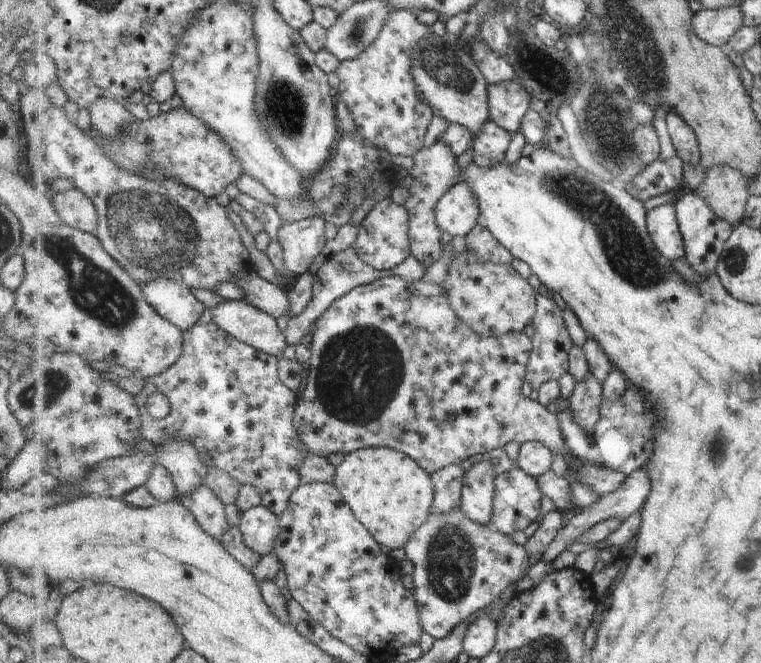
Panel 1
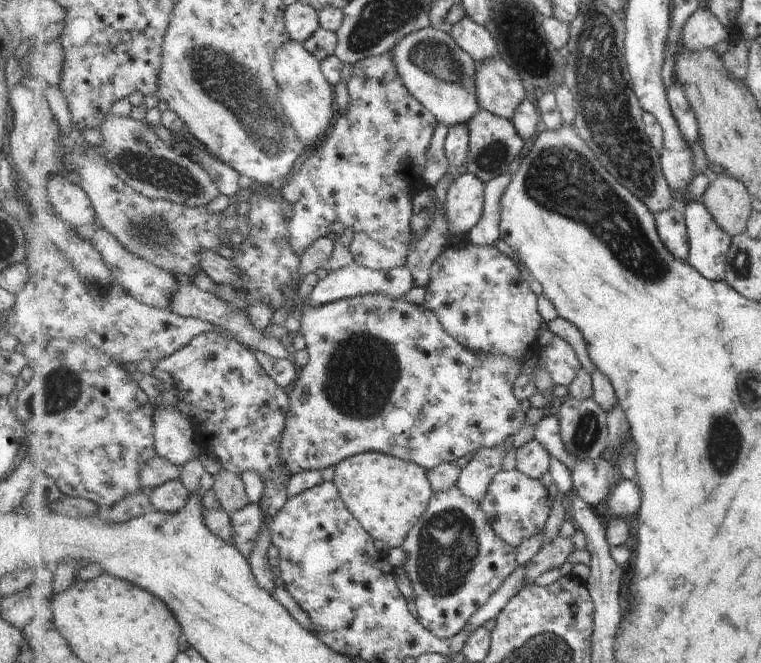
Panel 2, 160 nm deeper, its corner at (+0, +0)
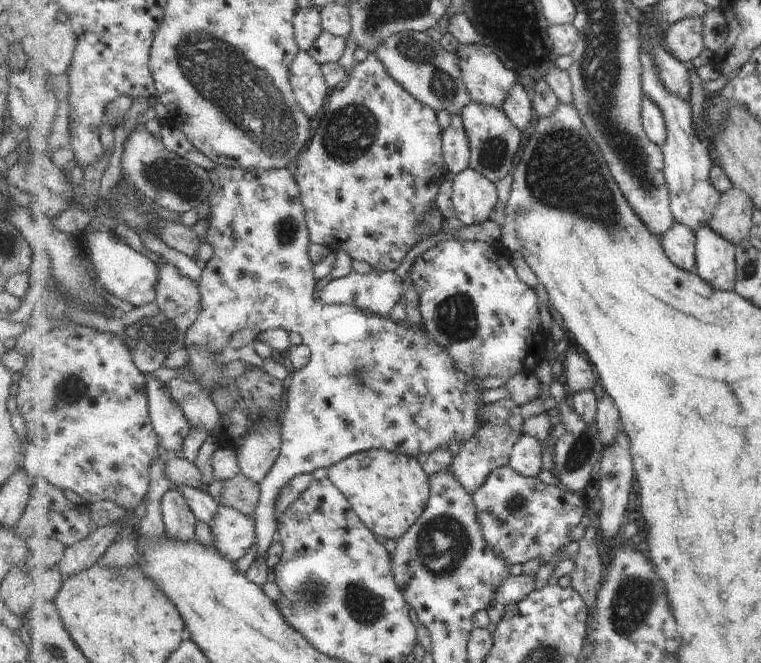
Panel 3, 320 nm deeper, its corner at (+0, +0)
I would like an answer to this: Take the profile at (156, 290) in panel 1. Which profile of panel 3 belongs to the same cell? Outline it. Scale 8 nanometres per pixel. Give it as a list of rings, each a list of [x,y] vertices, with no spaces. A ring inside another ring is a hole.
[[[90,229],[87,232],[86,241],[94,272],[107,292],[120,298],[123,302],[129,302],[133,307],[156,302],[159,274],[157,262],[135,252],[129,244],[125,244],[121,238],[118,238],[112,229],[107,231]]]

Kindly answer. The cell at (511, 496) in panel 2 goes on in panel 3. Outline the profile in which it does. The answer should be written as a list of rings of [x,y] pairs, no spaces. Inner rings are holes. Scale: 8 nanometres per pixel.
[[[510,464],[493,470],[488,479],[472,495],[476,502],[485,540],[504,559],[507,566],[522,565],[533,558],[538,558],[542,561],[541,564],[546,562],[549,564],[557,560],[557,554],[571,542],[569,538],[571,528],[581,524],[581,518],[587,510],[584,495],[574,493],[561,484],[549,485],[537,477],[526,477],[513,470]]]

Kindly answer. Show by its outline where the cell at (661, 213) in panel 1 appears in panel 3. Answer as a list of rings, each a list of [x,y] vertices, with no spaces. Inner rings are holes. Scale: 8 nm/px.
[[[676,222],[660,240],[665,254],[668,254],[678,267],[689,272],[697,272],[697,239],[688,226]]]

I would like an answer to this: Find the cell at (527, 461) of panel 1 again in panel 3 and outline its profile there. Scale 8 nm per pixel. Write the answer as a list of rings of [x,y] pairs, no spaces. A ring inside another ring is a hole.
[[[523,435],[515,444],[510,458],[513,470],[526,477],[539,476],[543,469],[543,446],[531,435]]]

